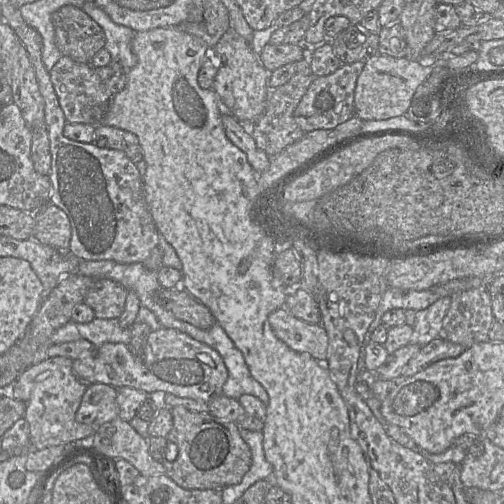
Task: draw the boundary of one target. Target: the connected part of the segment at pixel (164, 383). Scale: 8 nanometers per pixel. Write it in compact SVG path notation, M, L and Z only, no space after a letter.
M174 328L151 331L142 356L135 355L124 343L107 342L95 347L72 364L75 376L86 384L103 383L116 389L127 386L148 394L163 391L208 403L223 394L228 378L225 363L215 349Z

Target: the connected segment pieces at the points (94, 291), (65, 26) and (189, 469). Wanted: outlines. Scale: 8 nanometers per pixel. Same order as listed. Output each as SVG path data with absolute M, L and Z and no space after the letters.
M95 279L87 291L84 303L90 306L97 318L119 318L124 311L128 290L110 279Z
M66 5L51 16L55 31L55 43L62 56L67 56L78 63L90 63L97 52L105 47L103 29L81 8Z
M184 406L171 408L173 427L167 439L178 447L178 455L174 461L163 457L162 464L168 475L176 484L184 489L223 489L239 484L252 465L251 450L240 435L236 422L226 421L210 414L210 412L195 412Z

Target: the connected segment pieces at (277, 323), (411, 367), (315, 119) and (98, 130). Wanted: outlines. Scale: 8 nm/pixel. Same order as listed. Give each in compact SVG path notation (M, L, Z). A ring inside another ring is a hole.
M285 307L272 312L268 321L276 337L297 352L327 361L329 338L321 323L310 324L293 316Z
M437 337L423 346L420 351L406 364L401 376L407 378L415 375L430 364L446 358L455 358L463 353L465 348L448 340Z
M356 61L342 64L332 74L314 77L294 110L294 119L305 133L317 129L332 129L355 115L354 92L364 63L365 61Z
M99 123L95 125L93 143L99 148L123 151L134 164L143 160L139 140L129 131Z

